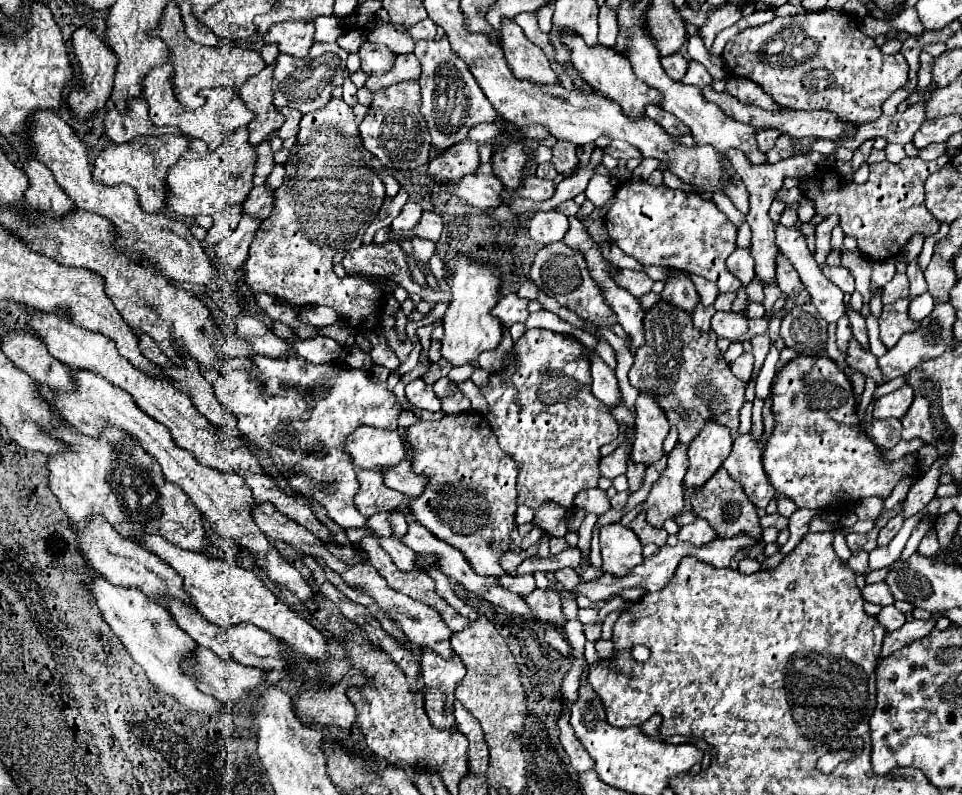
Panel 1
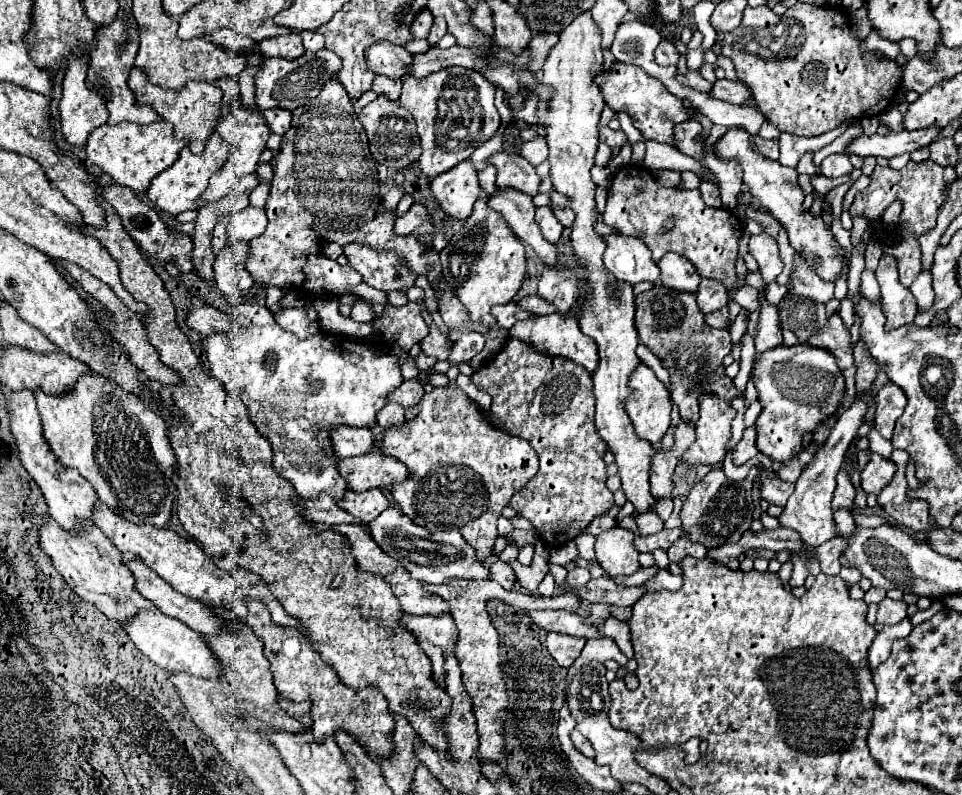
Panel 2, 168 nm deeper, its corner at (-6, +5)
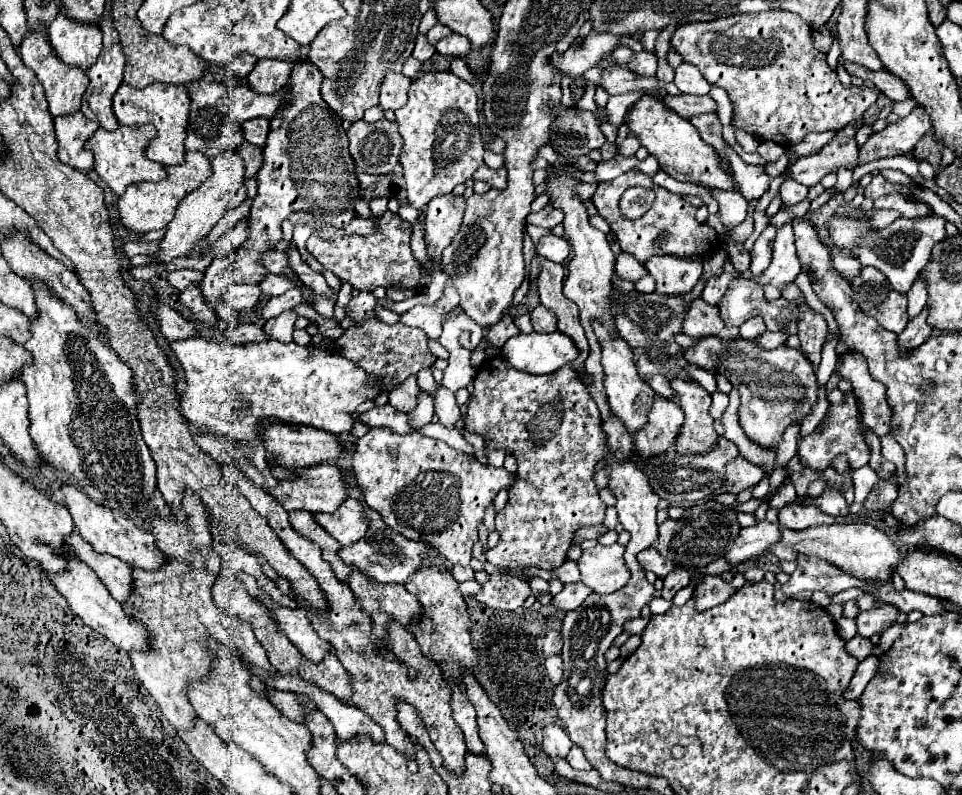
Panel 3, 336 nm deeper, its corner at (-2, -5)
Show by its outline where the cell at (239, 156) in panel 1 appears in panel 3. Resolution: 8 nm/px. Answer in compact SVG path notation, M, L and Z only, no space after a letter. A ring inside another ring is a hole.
M188 152L186 162L178 166L166 166L168 176L160 182L140 182L130 186L118 200L118 210L122 224L134 232L150 232L168 226L172 222L172 214L176 214L176 202L184 198L184 194L190 194L200 186L206 178L212 176L212 166L210 160L204 158L200 152Z

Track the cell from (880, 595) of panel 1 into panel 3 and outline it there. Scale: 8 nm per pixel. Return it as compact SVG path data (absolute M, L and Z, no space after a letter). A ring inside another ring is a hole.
M840 618L836 620L836 626L838 626L838 632L846 636L846 640L856 636L856 618Z

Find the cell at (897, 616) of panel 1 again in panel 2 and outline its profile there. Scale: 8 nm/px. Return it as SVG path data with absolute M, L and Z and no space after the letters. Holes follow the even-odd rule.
M884 598L880 604L878 604L878 616L876 616L876 624L880 626L888 626L888 624L898 624L900 620L904 620L908 616L906 612L906 602L902 600L890 600L890 598Z

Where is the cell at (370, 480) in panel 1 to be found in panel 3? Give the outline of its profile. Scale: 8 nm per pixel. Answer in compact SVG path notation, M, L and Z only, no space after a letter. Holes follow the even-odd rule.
M348 498L332 514L318 512L318 514L314 514L314 518L342 546L350 546L356 540L360 540L366 534L368 524L370 524L370 518L366 516L366 504L356 498Z

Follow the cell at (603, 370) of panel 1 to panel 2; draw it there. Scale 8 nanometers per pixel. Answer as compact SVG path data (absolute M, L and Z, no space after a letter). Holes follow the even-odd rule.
M548 314L548 316L530 316L528 320L514 324L510 328L510 336L530 344L536 352L540 354L548 354L548 356L560 356L560 358L570 358L576 364L582 364L588 372L592 372L592 368L596 368L596 342L590 336L584 336L576 324L576 316L570 314Z

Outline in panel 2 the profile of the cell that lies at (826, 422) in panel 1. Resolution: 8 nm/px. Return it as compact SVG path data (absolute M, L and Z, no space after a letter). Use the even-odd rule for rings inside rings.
M810 344L796 346L776 346L762 354L756 354L752 366L752 380L758 390L758 402L762 404L762 412L756 420L756 446L762 454L770 456L776 462L784 462L794 458L802 448L802 434L812 432L822 420L832 416L844 396L844 376L836 366L836 358L822 348Z

